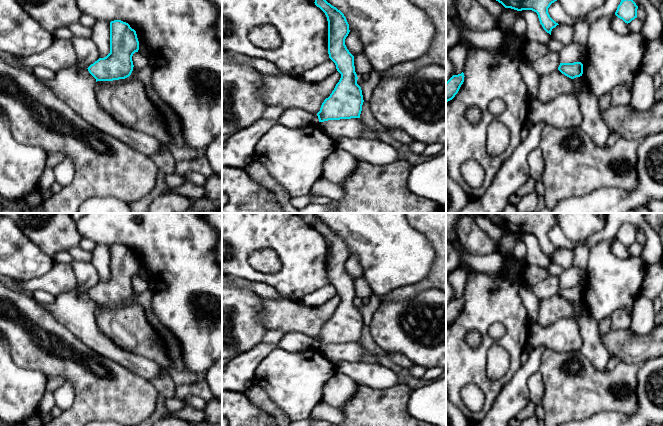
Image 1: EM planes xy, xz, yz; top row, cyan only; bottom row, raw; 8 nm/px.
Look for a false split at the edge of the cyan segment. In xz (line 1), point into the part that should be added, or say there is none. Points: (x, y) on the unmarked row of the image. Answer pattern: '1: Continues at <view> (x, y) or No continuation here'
1: No continuation here

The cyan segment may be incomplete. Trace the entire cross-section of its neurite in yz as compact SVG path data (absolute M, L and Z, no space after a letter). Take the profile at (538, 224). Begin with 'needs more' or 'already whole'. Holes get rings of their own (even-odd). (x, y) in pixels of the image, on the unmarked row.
already whole; M481 213L489 218L496 225L501 227L505 232L511 232L517 235L532 234L537 237L540 248L543 253L551 259L556 247L549 239L548 232L552 227L557 225L556 213Z

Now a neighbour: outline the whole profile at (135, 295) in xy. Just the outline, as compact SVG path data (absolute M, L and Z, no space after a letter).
M133 291L133 295L132 295L131 299L125 303L119 303L119 304L113 304L113 305L97 305L97 308L99 308L99 309L120 309L129 304L136 302L138 296L139 296L139 294L136 291Z

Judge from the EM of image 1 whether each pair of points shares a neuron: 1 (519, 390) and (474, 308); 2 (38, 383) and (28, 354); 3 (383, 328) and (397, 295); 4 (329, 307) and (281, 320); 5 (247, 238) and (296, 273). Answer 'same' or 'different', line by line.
1: different
2: different
3: different
4: same
5: same

